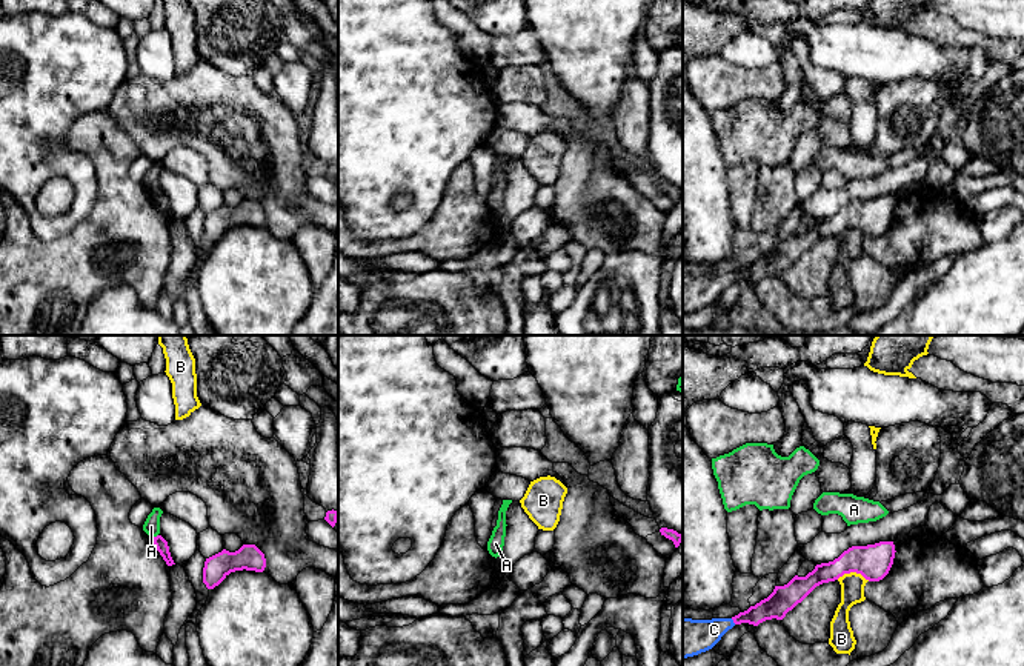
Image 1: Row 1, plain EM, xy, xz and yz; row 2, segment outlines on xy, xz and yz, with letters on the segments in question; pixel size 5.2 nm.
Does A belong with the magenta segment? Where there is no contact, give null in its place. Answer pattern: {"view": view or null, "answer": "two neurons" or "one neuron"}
{"view": "xy", "answer": "two neurons"}

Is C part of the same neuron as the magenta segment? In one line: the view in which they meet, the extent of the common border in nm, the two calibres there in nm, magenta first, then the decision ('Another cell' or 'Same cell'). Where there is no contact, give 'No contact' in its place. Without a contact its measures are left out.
Touches magenta in yz. Shared border 40 nm. Thickness 140 nm (magenta) against 190 nm. Same cell

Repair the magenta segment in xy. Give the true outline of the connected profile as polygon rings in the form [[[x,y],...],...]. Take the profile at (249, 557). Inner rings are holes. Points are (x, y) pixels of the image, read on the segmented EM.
[[[243,544],[238,551],[221,552],[206,558],[203,568],[203,583],[208,589],[218,586],[231,572],[255,571],[263,572],[266,568],[264,554],[255,544]]]

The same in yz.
[[[893,541],[852,546],[833,561],[816,564],[806,577],[795,575],[787,584],[775,586],[767,598],[732,618],[683,618],[683,660],[712,649],[735,624],[758,626],[766,620],[783,620],[816,586],[844,574],[856,572],[869,581],[883,580],[893,564],[895,552]]]

